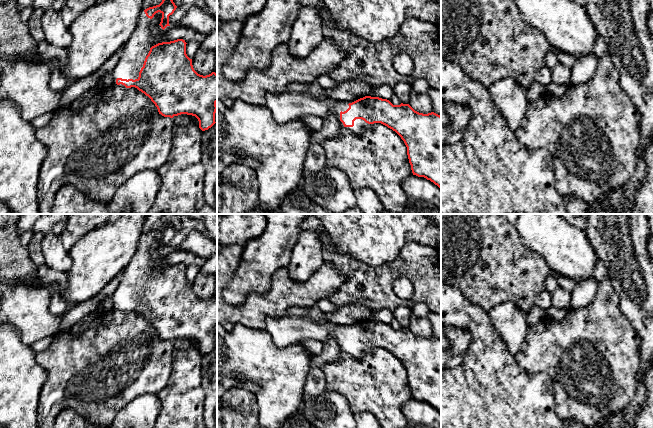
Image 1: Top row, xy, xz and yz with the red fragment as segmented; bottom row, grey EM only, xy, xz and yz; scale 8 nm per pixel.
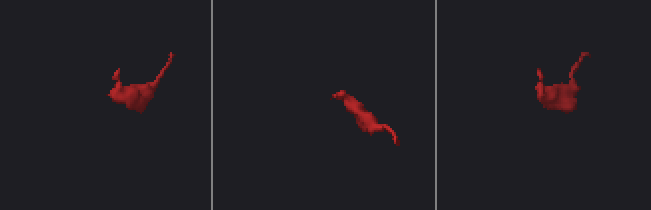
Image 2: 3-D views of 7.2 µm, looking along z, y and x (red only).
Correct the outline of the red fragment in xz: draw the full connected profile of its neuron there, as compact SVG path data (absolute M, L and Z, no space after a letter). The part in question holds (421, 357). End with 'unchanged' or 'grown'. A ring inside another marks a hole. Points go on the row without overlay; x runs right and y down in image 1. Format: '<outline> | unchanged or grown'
M284 316L280 319L267 317L264 330L270 334L274 344L284 348L301 341L302 339L313 339L323 343L334 340L342 350L354 357L359 357L367 348L381 347L395 355L404 365L407 371L407 379L413 399L430 404L441 413L441 340L431 336L423 338L415 335L409 328L393 329L389 324L379 321L365 320L355 325L331 325L326 322L316 324L305 317Z | grown

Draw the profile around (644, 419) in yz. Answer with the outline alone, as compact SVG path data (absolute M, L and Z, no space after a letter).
M653 363L644 377L646 402L634 419L633 428L653 428Z

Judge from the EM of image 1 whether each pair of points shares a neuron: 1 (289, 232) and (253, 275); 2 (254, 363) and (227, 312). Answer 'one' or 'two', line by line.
1: one
2: two

